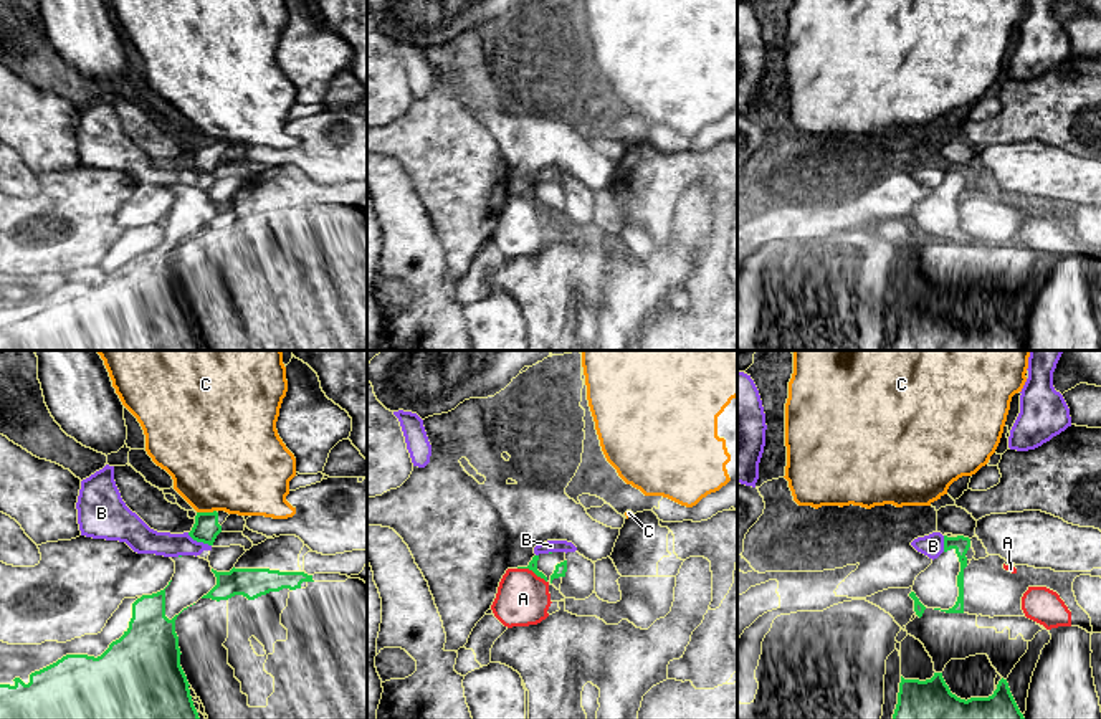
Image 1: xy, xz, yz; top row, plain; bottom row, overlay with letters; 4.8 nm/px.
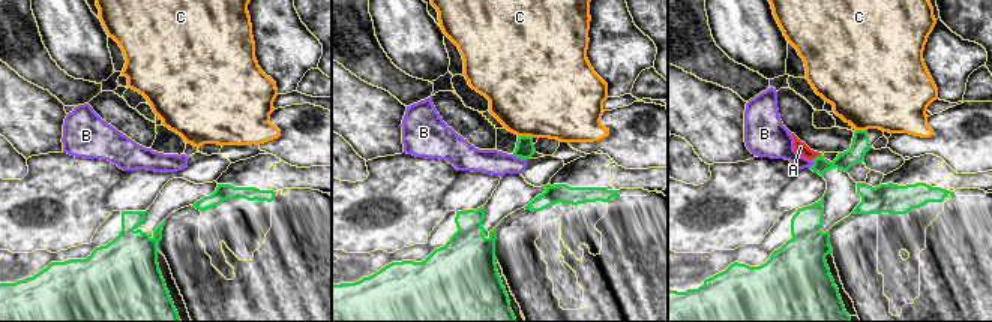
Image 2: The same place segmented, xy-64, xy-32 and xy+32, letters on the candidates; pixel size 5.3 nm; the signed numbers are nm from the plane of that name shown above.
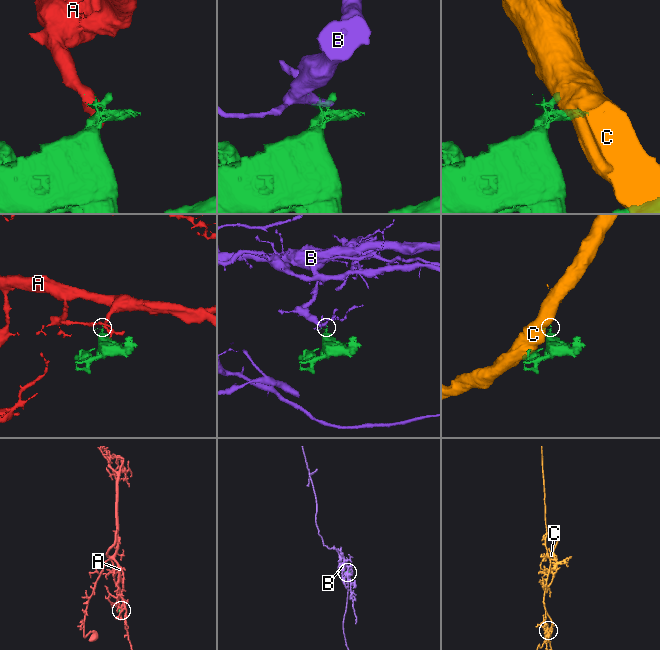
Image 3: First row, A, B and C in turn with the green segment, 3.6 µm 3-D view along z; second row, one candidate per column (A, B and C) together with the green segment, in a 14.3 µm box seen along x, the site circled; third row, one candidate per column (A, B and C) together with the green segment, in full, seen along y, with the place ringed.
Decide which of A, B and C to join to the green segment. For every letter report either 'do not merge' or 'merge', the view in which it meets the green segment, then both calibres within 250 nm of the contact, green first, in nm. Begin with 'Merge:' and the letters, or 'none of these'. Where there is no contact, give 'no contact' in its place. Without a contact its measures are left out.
Merge: none of these
A: do not merge; contact in xz; calibres 50 and 260 nm
B: do not merge; contact in xy; calibres 130 and 130 nm
C: do not merge; contact in xy; calibres 130 and 460 nm

